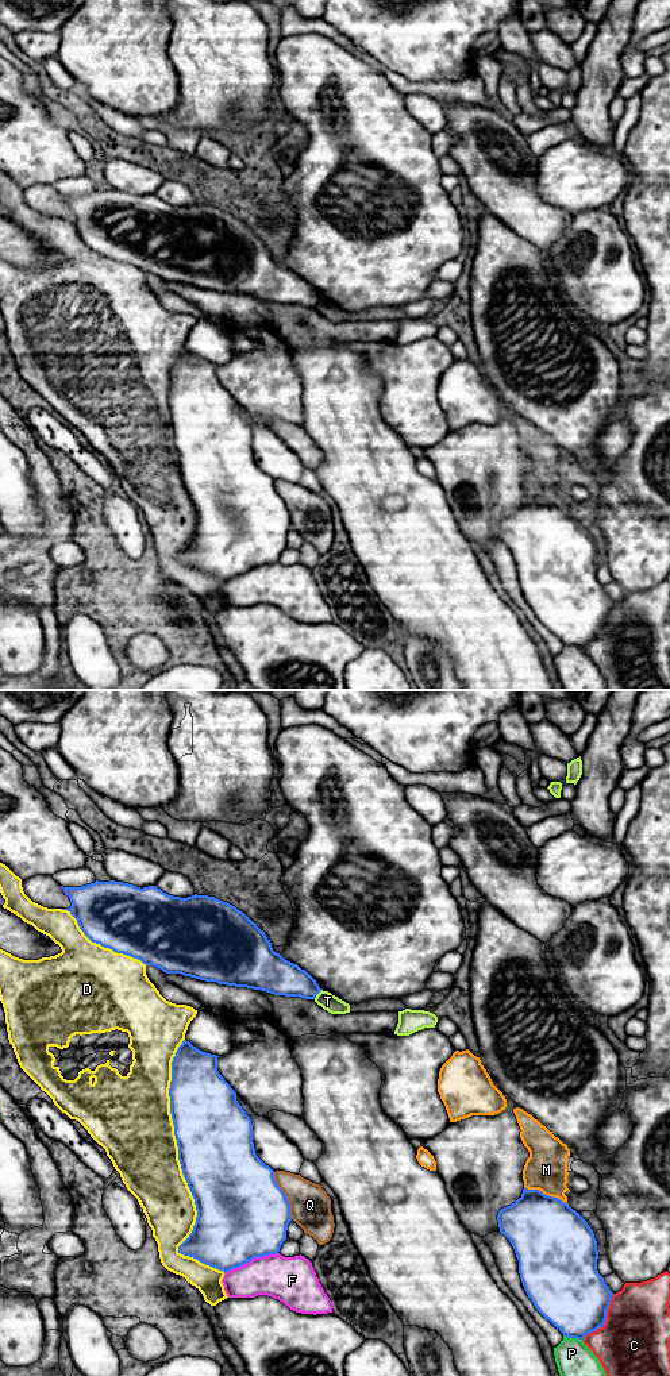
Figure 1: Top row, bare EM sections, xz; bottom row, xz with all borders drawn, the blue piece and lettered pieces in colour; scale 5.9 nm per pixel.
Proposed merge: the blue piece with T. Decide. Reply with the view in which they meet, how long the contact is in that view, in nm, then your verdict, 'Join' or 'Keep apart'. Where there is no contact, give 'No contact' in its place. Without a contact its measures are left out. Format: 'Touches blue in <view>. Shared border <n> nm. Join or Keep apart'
Touches blue in xz. Shared border 80 nm. Keep apart

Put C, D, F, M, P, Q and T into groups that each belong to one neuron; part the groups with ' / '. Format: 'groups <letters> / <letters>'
groups C / D / F / M / P / Q / T

